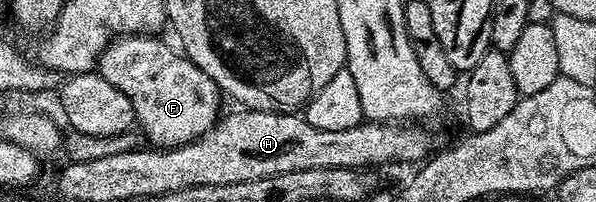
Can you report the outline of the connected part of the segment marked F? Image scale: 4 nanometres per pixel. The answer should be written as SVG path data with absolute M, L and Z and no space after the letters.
M147 34L116 38L102 52L98 73L128 97L136 113L135 121L153 147L184 146L216 125L222 114L222 92L202 68L185 58L179 49L171 50L162 39Z

